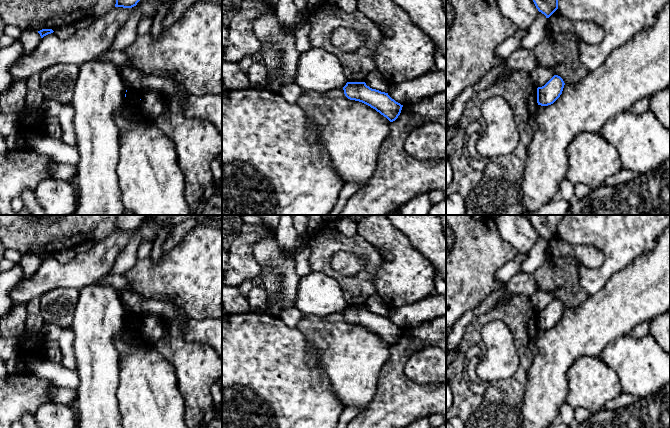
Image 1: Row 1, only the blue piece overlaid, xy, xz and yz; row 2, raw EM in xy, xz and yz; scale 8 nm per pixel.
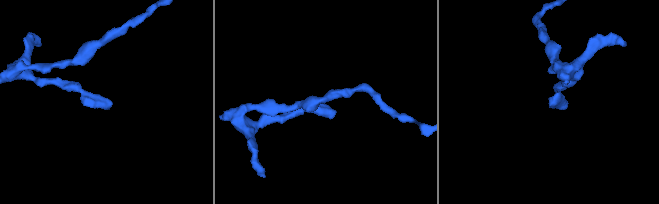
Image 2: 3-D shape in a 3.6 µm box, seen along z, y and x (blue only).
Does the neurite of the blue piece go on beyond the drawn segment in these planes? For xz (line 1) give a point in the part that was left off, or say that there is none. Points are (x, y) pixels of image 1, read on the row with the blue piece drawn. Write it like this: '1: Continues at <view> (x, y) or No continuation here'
1: No continuation here

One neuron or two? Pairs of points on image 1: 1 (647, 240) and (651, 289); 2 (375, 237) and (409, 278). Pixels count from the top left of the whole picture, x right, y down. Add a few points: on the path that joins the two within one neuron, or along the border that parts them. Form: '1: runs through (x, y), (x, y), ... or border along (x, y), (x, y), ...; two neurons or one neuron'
1: border along (659, 236), (651, 250), (628, 264); two neurons
2: runs through (387, 241), (407, 261), (408, 266); one neuron

